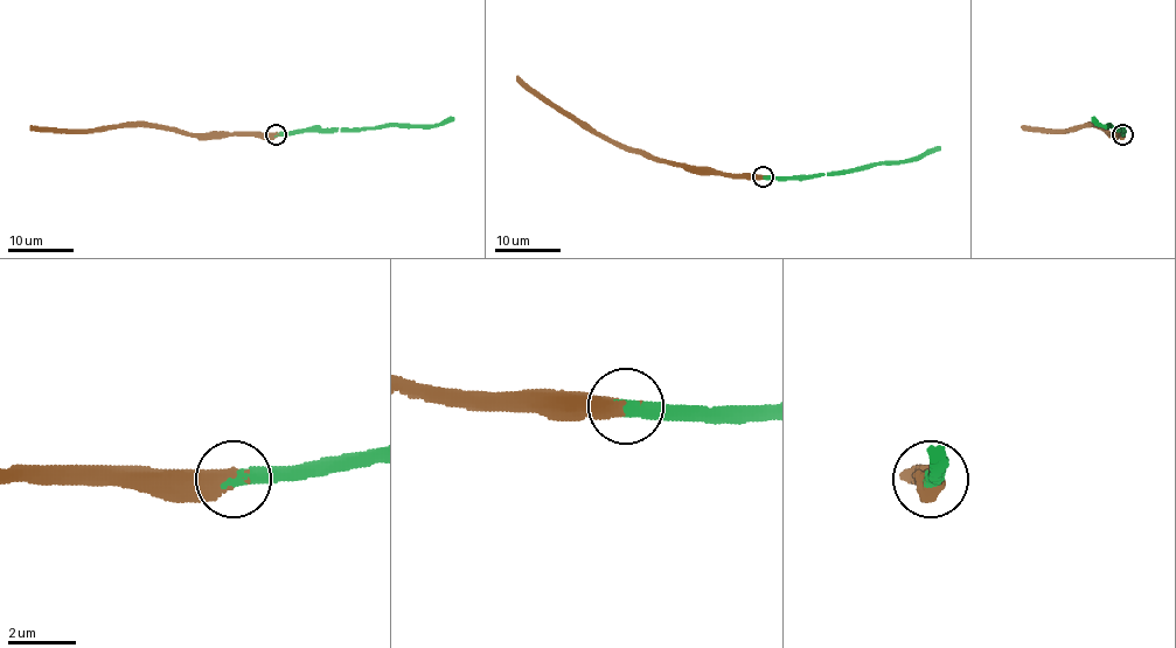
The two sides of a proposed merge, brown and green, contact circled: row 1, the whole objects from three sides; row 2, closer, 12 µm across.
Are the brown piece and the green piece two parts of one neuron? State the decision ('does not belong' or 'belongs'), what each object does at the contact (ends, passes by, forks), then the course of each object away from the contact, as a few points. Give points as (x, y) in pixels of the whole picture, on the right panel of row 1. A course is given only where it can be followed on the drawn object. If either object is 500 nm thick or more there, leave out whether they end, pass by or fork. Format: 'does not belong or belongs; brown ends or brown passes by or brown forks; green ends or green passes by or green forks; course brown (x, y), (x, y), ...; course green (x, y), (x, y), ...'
belongs; course brown (1122, 134), (1111, 134), (1105, 127), (1024, 130), (1021, 126); course green (1122, 134), (1119, 130), (1091, 119)

